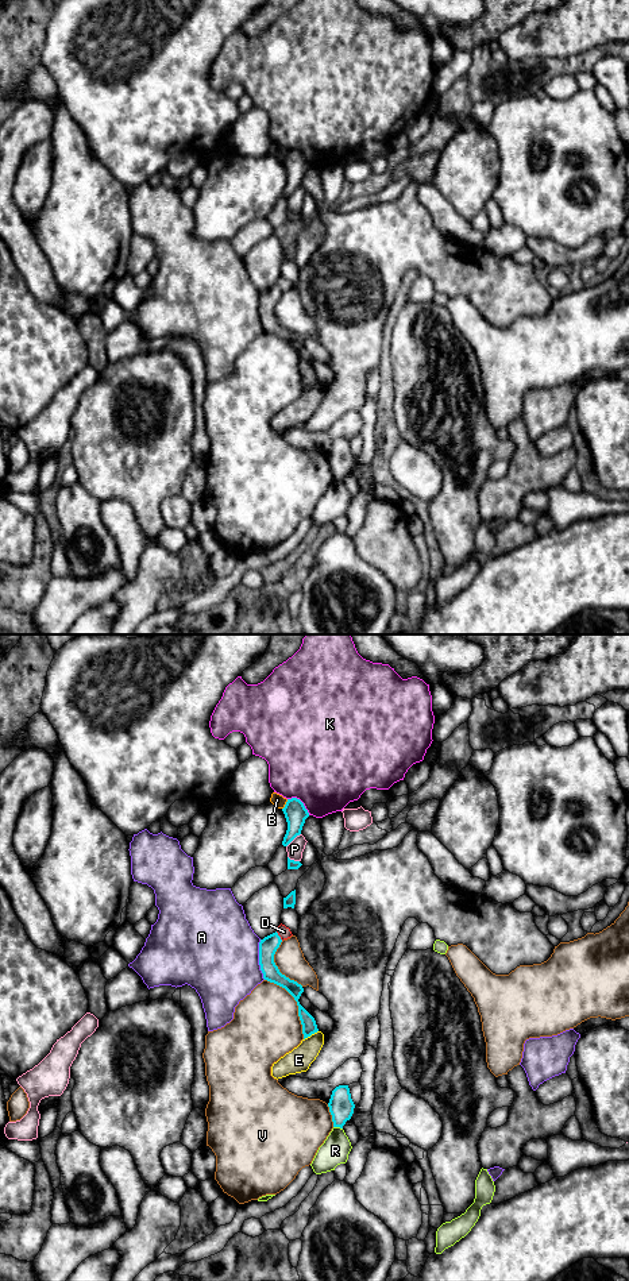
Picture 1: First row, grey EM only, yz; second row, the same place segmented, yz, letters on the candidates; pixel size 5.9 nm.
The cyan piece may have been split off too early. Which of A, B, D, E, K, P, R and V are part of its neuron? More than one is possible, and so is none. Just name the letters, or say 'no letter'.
no letter

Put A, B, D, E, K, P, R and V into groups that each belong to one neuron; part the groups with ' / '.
A / B / D / E / K / P / R / V

